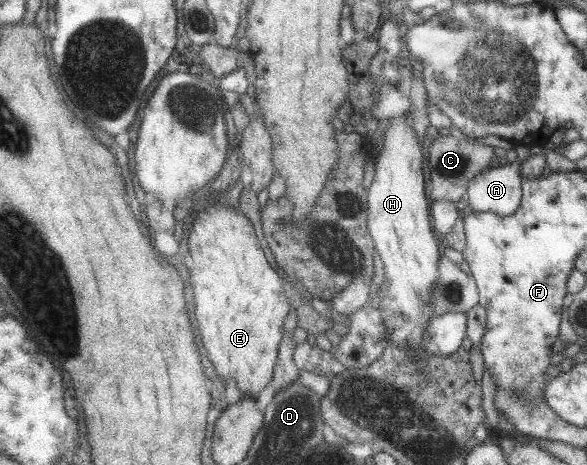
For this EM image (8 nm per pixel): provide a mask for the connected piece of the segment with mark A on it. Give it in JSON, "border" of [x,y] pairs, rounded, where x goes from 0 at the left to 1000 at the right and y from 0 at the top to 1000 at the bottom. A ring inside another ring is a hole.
{"border":[[[882,342],[857,359],[842,353],[807,376],[790,415],[802,449],[852,465],[872,462],[888,432],[886,353]]]}

